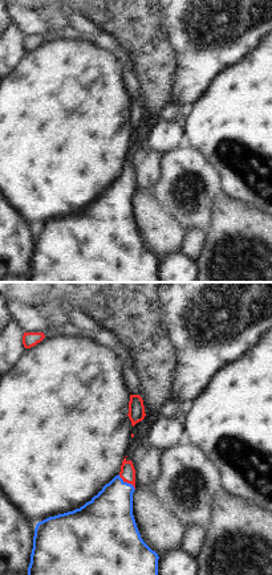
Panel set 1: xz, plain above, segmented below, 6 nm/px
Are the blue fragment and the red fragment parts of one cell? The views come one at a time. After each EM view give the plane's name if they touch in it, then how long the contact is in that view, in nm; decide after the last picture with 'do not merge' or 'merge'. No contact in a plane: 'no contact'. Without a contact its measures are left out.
meets blue in xz; contact 140 nm long

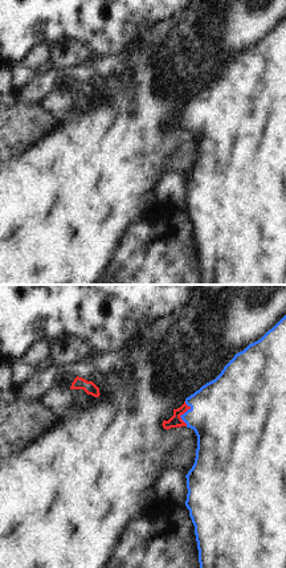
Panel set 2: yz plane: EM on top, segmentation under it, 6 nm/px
meets blue in yz; contact 150 nm long

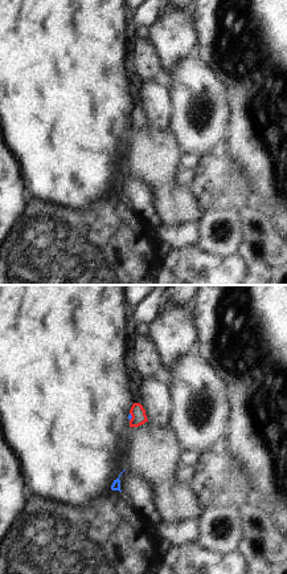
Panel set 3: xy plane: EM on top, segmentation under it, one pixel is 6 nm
meets blue in xy; contact 60 nm long

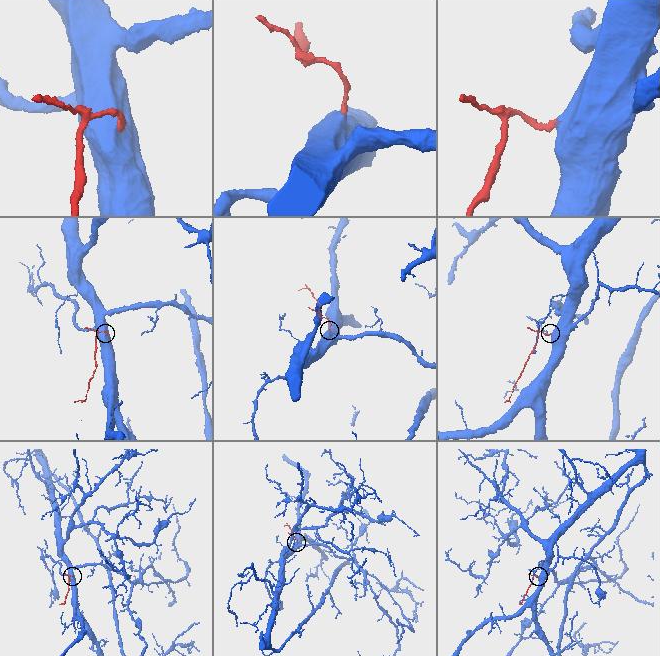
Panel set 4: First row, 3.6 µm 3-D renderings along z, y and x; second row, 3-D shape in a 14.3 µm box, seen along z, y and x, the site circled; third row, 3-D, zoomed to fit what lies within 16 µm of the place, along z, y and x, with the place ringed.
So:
merge

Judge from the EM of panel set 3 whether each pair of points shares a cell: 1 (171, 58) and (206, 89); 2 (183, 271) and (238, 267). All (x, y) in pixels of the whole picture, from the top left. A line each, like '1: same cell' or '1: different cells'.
1: different cells
2: same cell

